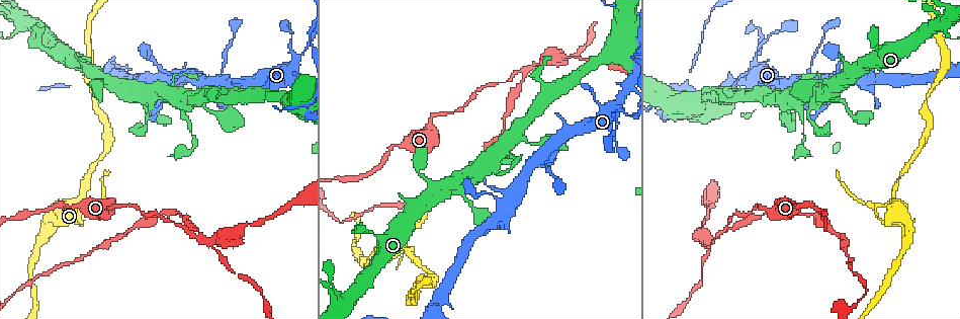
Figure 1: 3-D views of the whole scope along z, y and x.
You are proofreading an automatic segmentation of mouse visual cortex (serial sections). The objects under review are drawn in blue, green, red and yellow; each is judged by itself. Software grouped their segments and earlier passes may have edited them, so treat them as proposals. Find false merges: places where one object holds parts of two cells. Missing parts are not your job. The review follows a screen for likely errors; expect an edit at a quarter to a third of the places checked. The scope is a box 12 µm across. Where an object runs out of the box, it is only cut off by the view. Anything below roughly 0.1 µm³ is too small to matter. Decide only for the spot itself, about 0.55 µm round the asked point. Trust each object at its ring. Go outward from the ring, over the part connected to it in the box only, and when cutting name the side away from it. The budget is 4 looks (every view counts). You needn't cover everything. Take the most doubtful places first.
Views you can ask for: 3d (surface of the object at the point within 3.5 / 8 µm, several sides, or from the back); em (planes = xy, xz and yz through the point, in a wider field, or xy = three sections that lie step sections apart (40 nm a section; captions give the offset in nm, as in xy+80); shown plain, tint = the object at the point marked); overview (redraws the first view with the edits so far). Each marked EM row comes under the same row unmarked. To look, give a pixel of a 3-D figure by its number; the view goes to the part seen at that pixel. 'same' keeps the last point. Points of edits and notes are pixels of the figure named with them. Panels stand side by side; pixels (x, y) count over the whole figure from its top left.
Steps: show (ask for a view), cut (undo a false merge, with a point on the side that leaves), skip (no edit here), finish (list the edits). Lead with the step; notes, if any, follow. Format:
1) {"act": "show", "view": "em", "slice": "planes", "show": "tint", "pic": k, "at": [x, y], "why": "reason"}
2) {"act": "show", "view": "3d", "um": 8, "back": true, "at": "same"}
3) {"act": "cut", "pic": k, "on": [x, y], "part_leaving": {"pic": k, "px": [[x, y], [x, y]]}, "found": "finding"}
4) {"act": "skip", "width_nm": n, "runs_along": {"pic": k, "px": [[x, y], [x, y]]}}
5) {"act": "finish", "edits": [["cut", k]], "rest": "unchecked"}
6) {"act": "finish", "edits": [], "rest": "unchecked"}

{"act": "show", "view": "3d", "um": 8, "pic": 1, "at": [197, 235], "why": "a fork"}

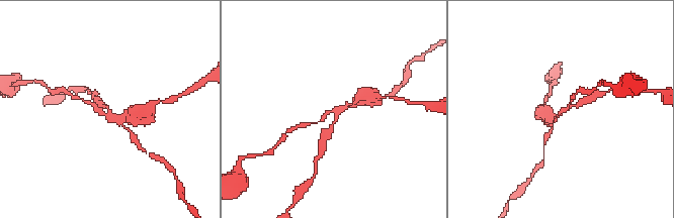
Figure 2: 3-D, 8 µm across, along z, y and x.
{"act": "show", "view": "em", "slice": "xy", "step": 3, "show": "tint", "pic": 2, "at": [332, 111], "arms": 3, "arm_widths_nm": [100, 150, 200]}

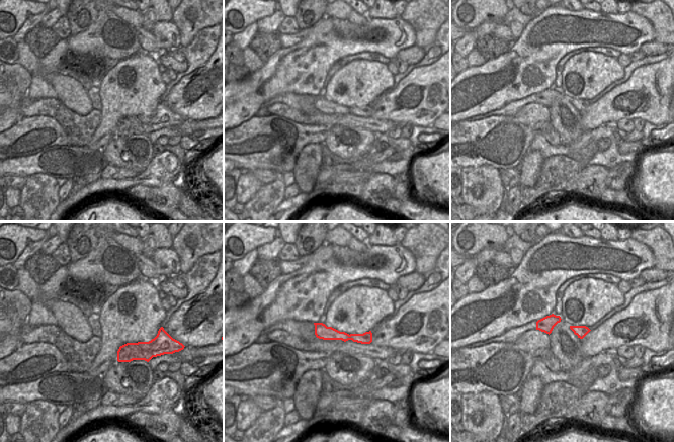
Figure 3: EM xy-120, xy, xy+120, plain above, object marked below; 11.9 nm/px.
{"act": "cut", "pic": 2, "on": [537, 114], "width_nm": 170, "part_leaving": {"pic": 2, "px": [[120, 121], [136, 119], [156, 102]]}, "found": "two cells meet here"}

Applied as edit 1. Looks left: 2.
{"act": "show", "view": "3d", "um": 8, "pic": 1, "at": [12, 15], "why": "two arms at a narrow angle"}

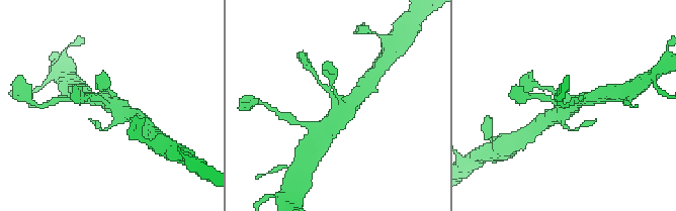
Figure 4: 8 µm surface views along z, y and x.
{"act": "show", "view": "em", "slice": "planes", "show": "tint", "pic": 4, "at": [109, 107], "why": "shape alone is not enough"}

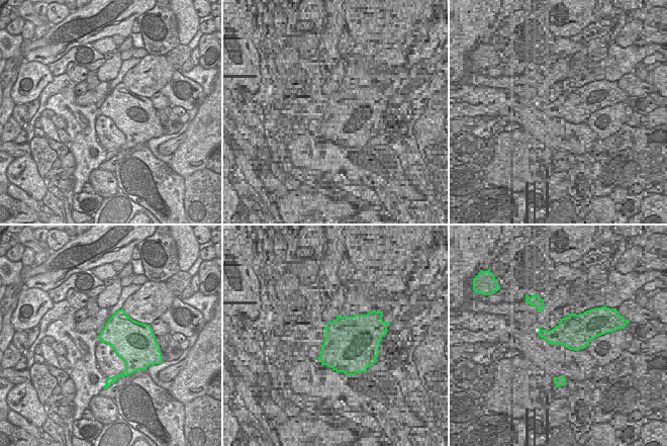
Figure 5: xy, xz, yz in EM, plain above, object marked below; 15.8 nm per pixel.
{"act": "skip", "runs_along": {"pic": 4, "px": [[364, 89], [324, 125]]}, "found": "all the same cell"}

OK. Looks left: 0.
{"act": "finish", "edits": [["cut", 2]], "rest": "unchecked"}

